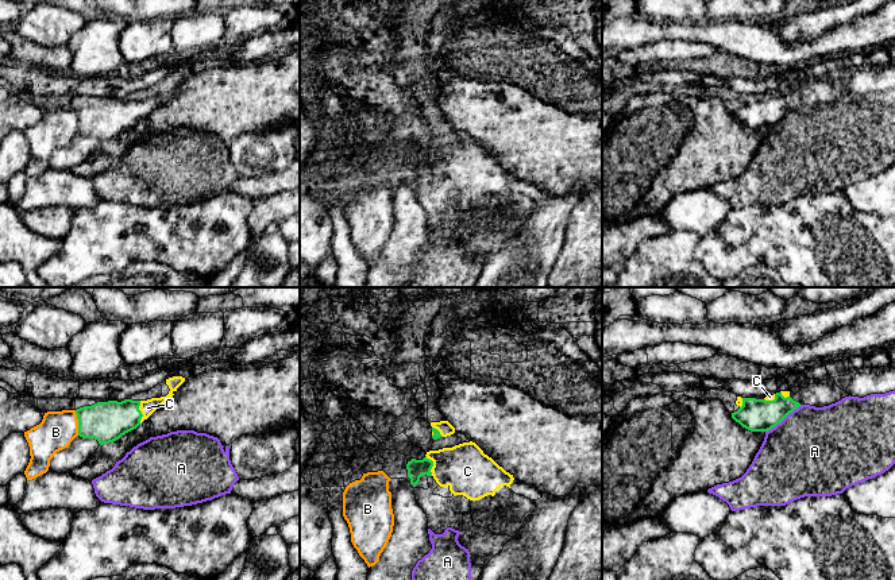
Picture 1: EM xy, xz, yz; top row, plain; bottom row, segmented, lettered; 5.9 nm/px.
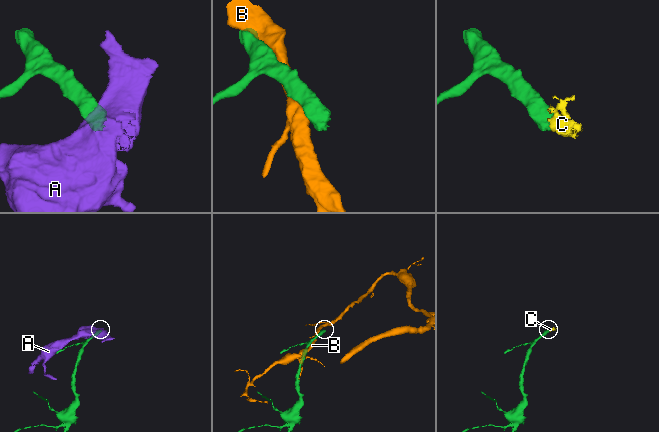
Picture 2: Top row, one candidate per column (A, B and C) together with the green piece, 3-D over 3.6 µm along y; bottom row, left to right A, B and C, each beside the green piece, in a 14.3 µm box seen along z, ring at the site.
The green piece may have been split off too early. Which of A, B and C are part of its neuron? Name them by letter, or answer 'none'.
C

